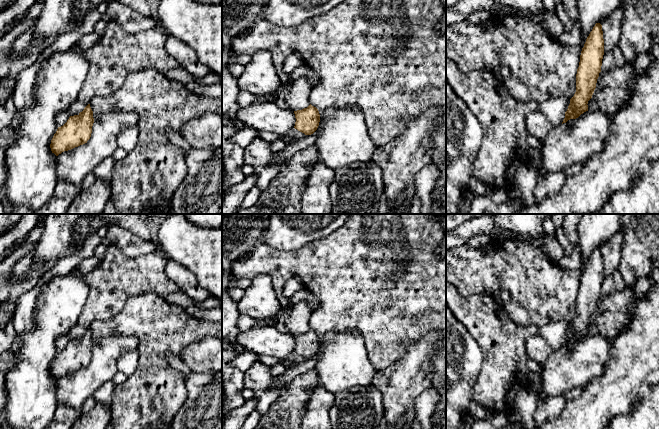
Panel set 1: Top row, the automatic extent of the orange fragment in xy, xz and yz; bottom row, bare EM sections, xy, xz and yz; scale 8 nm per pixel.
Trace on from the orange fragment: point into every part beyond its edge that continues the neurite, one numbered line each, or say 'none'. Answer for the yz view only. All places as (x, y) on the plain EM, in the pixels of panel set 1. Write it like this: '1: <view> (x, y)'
none

